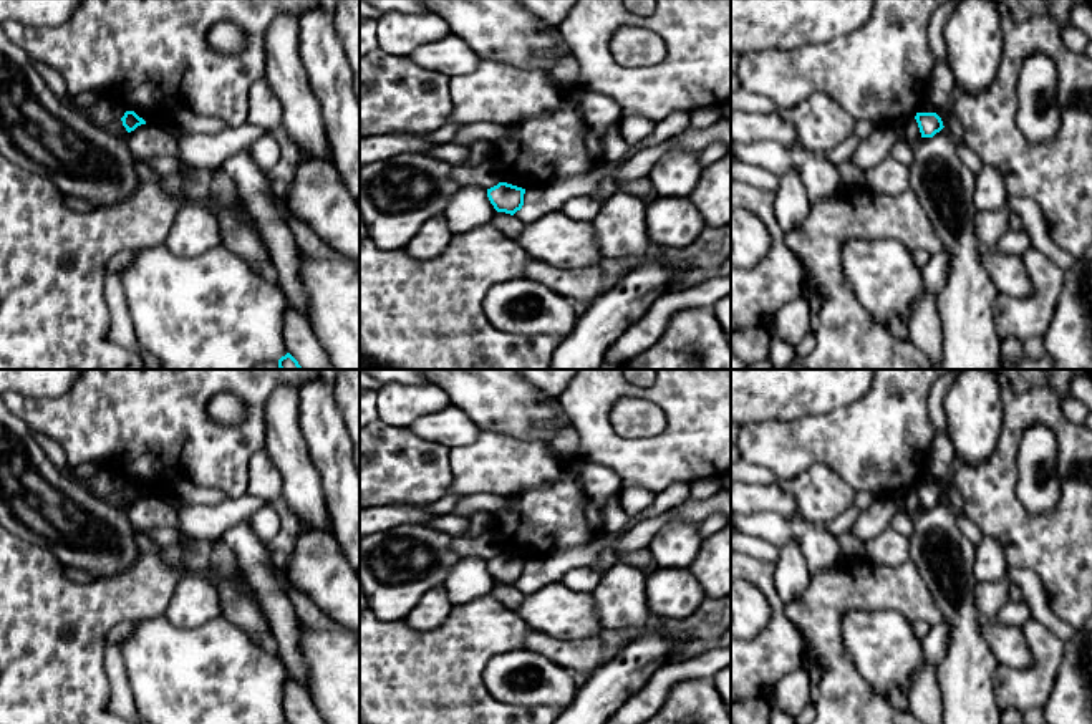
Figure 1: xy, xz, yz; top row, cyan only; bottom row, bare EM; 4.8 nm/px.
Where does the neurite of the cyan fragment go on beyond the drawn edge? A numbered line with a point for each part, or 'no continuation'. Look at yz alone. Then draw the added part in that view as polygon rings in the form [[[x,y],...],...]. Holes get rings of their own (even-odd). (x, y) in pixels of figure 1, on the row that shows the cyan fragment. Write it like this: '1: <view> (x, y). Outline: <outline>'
no continuation

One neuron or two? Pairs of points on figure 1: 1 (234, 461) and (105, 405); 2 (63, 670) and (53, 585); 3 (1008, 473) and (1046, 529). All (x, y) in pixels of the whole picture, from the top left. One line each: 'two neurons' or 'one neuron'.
1: one neuron
2: one neuron
3: one neuron

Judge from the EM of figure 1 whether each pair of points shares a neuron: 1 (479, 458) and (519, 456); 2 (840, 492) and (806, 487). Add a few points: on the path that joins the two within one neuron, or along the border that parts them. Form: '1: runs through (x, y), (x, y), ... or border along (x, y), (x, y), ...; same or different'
1: runs through (489, 458), (509, 458); same
2: runs through (832, 492), (814, 489); same

